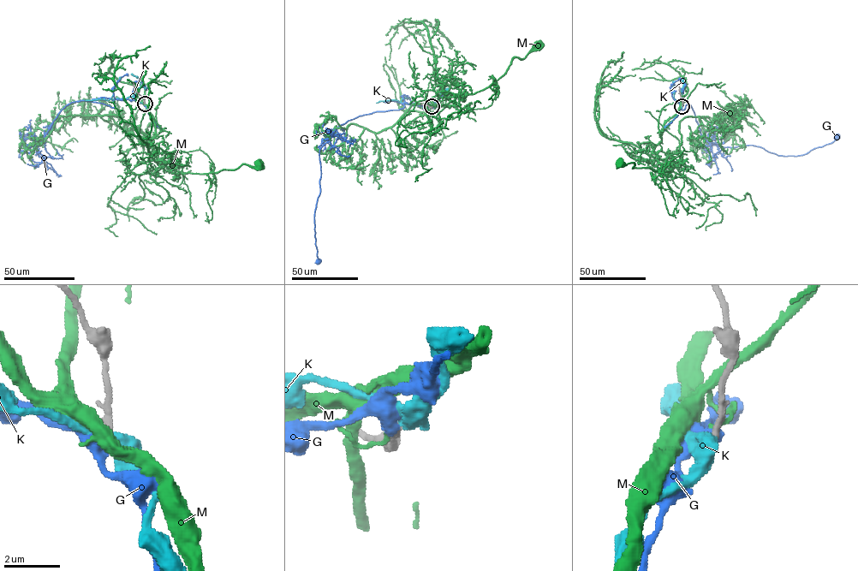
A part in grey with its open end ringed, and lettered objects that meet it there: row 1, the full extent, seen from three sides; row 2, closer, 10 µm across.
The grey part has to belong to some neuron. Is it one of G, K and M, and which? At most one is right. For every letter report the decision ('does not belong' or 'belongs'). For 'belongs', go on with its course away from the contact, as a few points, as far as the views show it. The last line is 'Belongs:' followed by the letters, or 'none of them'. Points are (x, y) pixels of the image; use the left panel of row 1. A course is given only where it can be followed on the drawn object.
G: does not belong
K: does not belong
M: does not belong
Belongs: none of them

